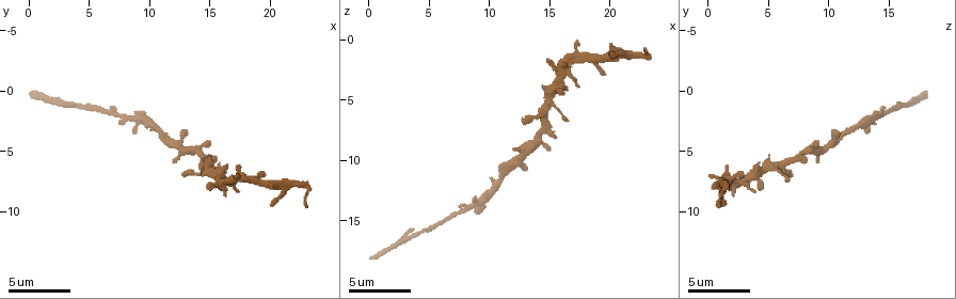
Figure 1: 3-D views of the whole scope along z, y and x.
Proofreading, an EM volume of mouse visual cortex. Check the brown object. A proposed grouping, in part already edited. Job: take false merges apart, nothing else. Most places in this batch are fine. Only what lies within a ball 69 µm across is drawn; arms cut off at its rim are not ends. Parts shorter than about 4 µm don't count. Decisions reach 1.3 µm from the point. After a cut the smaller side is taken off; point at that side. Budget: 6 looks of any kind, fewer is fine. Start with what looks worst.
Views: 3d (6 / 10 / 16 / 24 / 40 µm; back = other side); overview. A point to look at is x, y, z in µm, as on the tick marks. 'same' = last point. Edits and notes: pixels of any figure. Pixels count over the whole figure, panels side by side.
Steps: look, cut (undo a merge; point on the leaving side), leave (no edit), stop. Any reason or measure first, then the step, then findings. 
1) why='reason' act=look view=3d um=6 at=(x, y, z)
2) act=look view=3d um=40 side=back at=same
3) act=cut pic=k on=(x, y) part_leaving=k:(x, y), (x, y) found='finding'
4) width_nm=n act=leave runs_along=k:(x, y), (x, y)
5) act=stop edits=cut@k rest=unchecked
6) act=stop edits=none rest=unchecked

why='three-way junction' act=look view=3d um=16 at=(12.6, 4.8, 9.8)

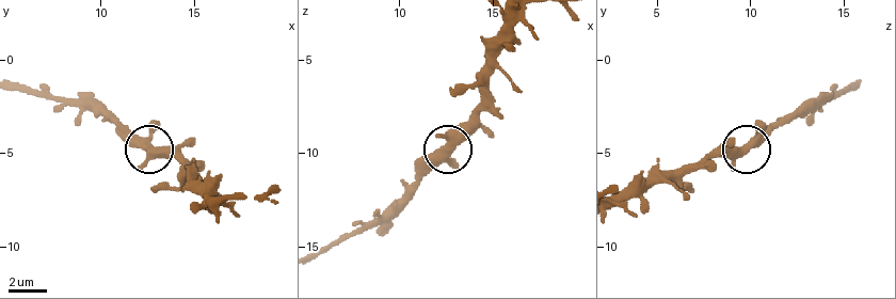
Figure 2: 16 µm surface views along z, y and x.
act=look view=3d um=16 side=back at=(12.6, 4.9, 9.5)

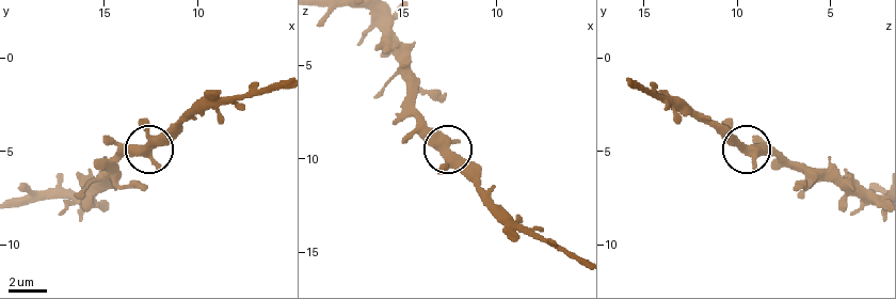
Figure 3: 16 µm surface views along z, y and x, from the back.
side_arm_um=17 act=leave found='continuous, no second cell'

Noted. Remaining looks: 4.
why='four arms meet' act=look view=3d um=10 at=(16.8, 7.4, 2.2)

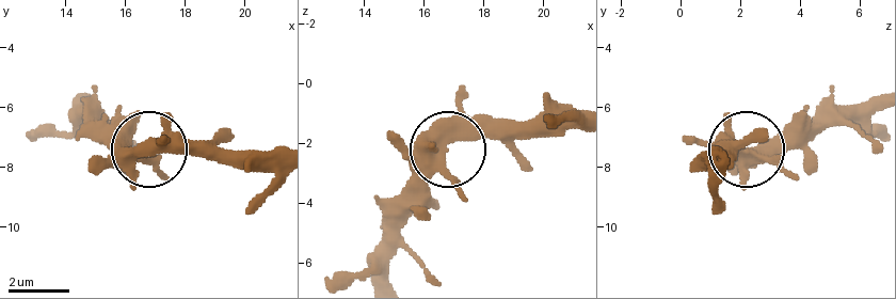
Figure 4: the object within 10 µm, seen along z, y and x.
act=look view=3d um=10 side=back at=(16.7, 7.5, 2.0)

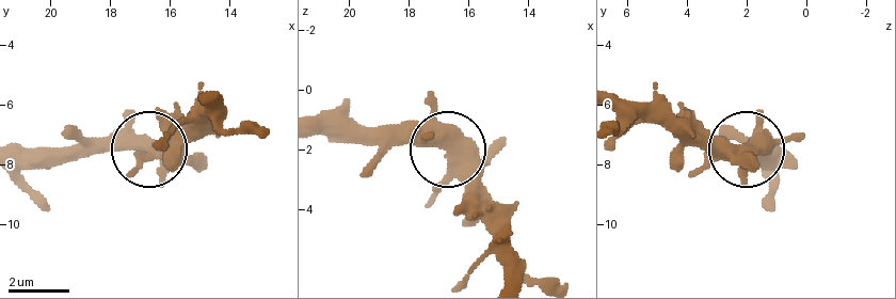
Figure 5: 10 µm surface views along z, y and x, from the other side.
width_nm=440 act=leave found='continuous, no second cell'

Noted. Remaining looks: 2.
why='thin neck' act=look view=3d um=10 at=(4.4, 1.2, 15.8)

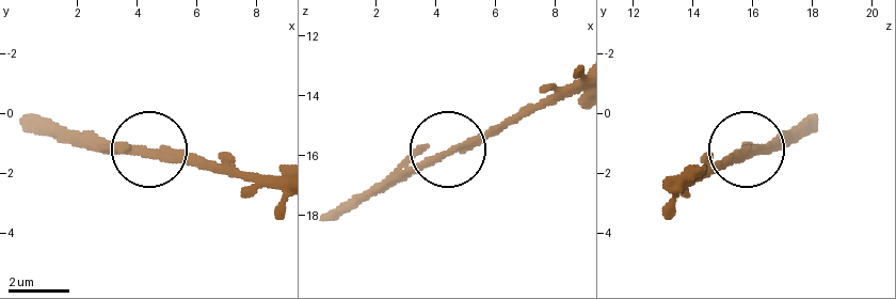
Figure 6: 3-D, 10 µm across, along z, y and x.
act=leave runs_along=6:(277, 190), (147, 152), (89, 152) found='one cell here'

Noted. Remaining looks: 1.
act=stop edits=none rest=unchecked

